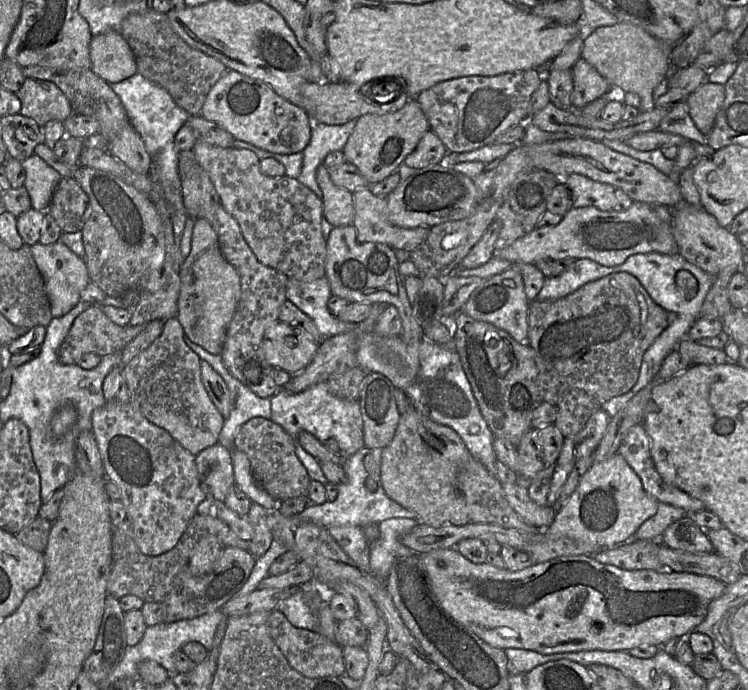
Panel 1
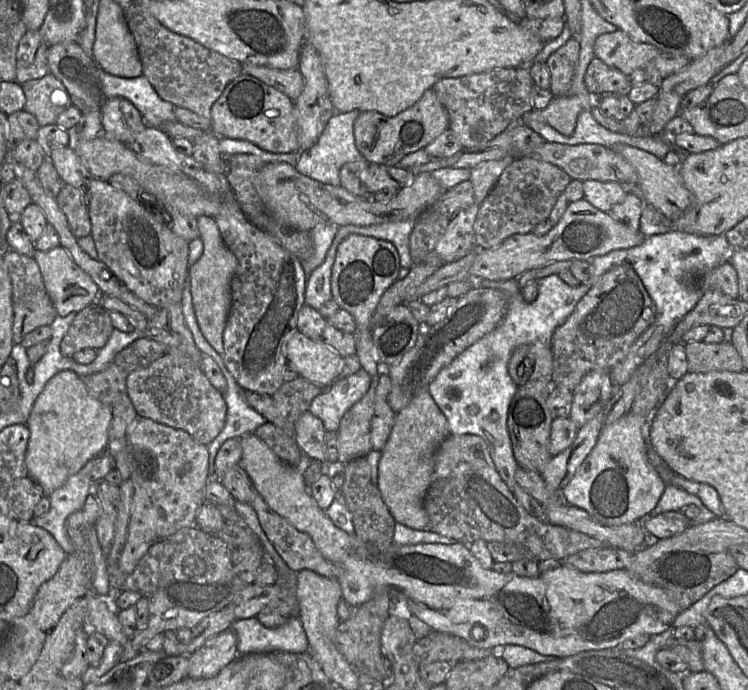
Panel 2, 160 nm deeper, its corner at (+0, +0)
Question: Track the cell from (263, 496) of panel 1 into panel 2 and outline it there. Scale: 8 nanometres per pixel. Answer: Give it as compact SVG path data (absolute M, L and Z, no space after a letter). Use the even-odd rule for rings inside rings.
M244 434L240 438L242 457L238 464L249 476L254 489L273 511L297 530L308 534L323 557L338 567L337 579L342 587L342 599L352 605L360 607L379 591L393 590L399 596L399 606L406 613L417 616L434 631L456 635L477 648L494 649L512 644L557 658L583 651L619 648L625 640L640 634L661 634L673 625L681 612L664 589L641 581L626 569L587 573L560 562L545 567L537 577L524 577L483 567L470 552L469 544L420 543L400 546L391 543L386 546L364 542L355 534L348 534L334 525L311 495L301 467L282 462L254 434Z

